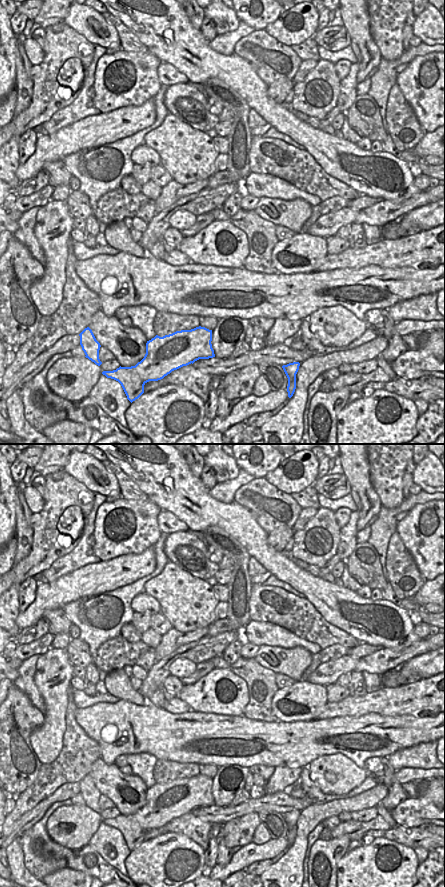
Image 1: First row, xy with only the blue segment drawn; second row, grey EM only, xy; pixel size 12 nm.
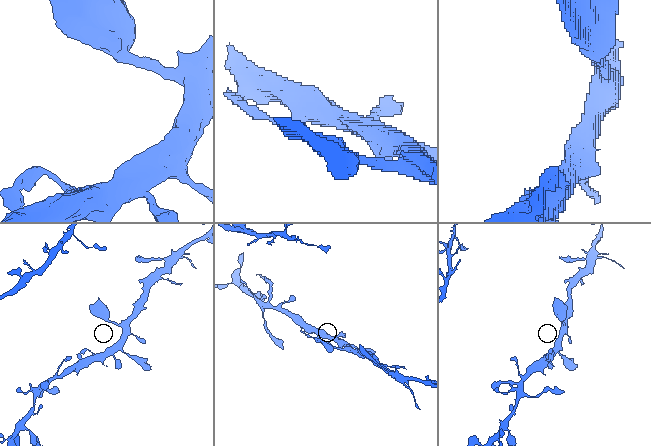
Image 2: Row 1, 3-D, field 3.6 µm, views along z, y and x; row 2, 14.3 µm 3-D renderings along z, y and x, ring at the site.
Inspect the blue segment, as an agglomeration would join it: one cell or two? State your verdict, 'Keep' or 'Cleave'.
Keep

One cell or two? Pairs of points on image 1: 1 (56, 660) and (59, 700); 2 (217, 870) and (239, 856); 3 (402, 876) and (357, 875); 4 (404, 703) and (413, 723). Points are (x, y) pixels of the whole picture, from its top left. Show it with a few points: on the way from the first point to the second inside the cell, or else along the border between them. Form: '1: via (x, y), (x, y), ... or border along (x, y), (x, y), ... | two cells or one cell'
1: via (56, 670), (63, 680), (59, 685), (59, 690) | one cell
2: via (223, 870), (227, 870), (235, 862) | one cell
3: via (391, 876), (368, 876) | one cell
4: border along (385, 715), (432, 717) | two cells

